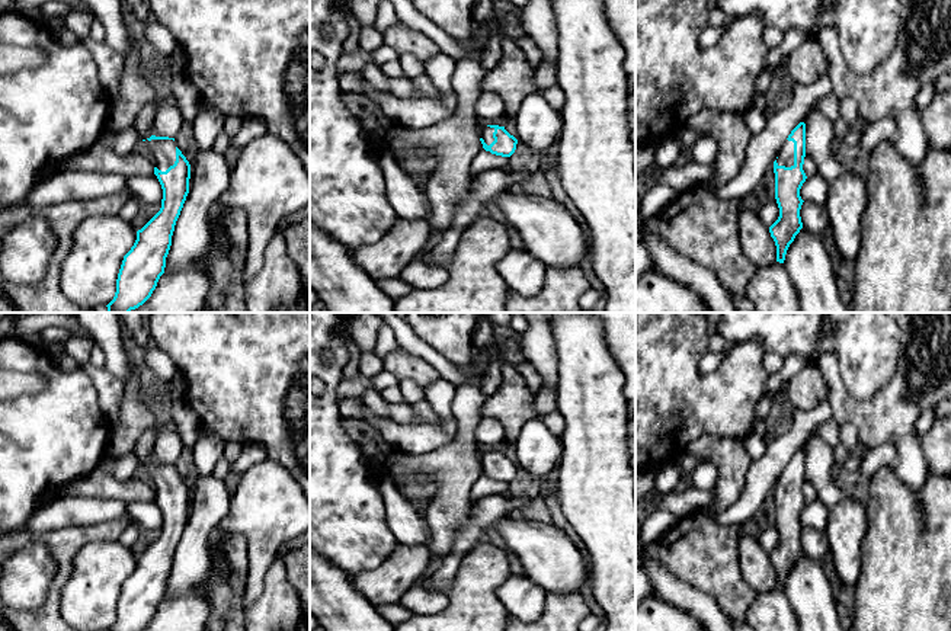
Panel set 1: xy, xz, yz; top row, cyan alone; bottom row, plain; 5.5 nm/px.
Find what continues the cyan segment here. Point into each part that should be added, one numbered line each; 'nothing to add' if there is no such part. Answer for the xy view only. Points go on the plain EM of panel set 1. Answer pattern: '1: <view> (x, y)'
1: xy (163, 477)

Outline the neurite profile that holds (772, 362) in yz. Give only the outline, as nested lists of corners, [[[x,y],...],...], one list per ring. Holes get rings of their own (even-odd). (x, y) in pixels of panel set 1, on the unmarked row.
[[[766,352],[763,356],[763,365],[768,375],[774,375],[779,372],[782,363],[784,363],[784,358],[777,353]]]

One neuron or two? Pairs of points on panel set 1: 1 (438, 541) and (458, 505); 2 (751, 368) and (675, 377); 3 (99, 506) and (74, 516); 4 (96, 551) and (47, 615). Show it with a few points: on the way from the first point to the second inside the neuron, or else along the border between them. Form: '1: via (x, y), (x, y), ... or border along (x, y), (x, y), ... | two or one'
1: via (442, 532), (444, 521), (450, 513) | one
2: via (732, 384), (694, 384) | one
3: via (93, 511), (80, 511) | one
4: border along (73, 564), (61, 592), (61, 615) | two

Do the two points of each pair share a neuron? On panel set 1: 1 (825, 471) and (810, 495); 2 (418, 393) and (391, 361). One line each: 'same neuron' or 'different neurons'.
1: different neurons
2: different neurons

